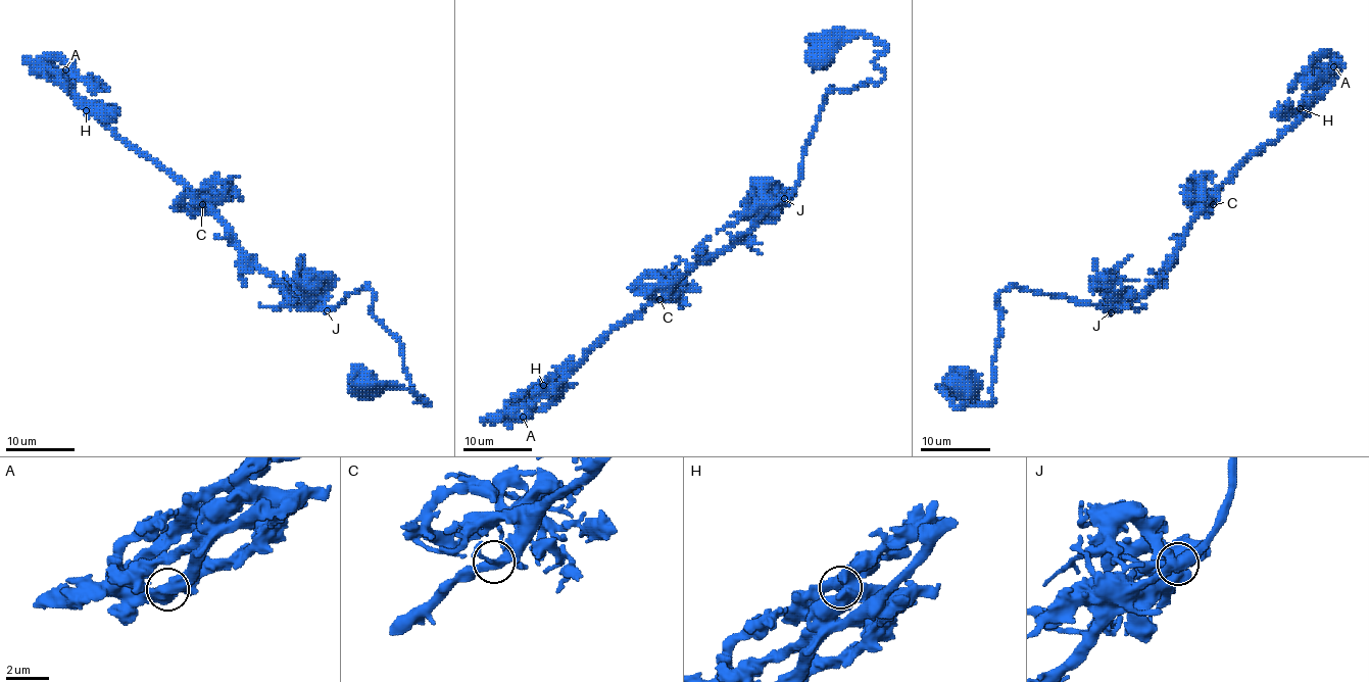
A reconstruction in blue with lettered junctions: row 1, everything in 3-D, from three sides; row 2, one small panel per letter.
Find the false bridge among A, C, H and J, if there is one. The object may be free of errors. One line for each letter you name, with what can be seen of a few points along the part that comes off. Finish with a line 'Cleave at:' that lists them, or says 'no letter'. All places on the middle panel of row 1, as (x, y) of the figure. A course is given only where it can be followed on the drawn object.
Cleave at: no letter

